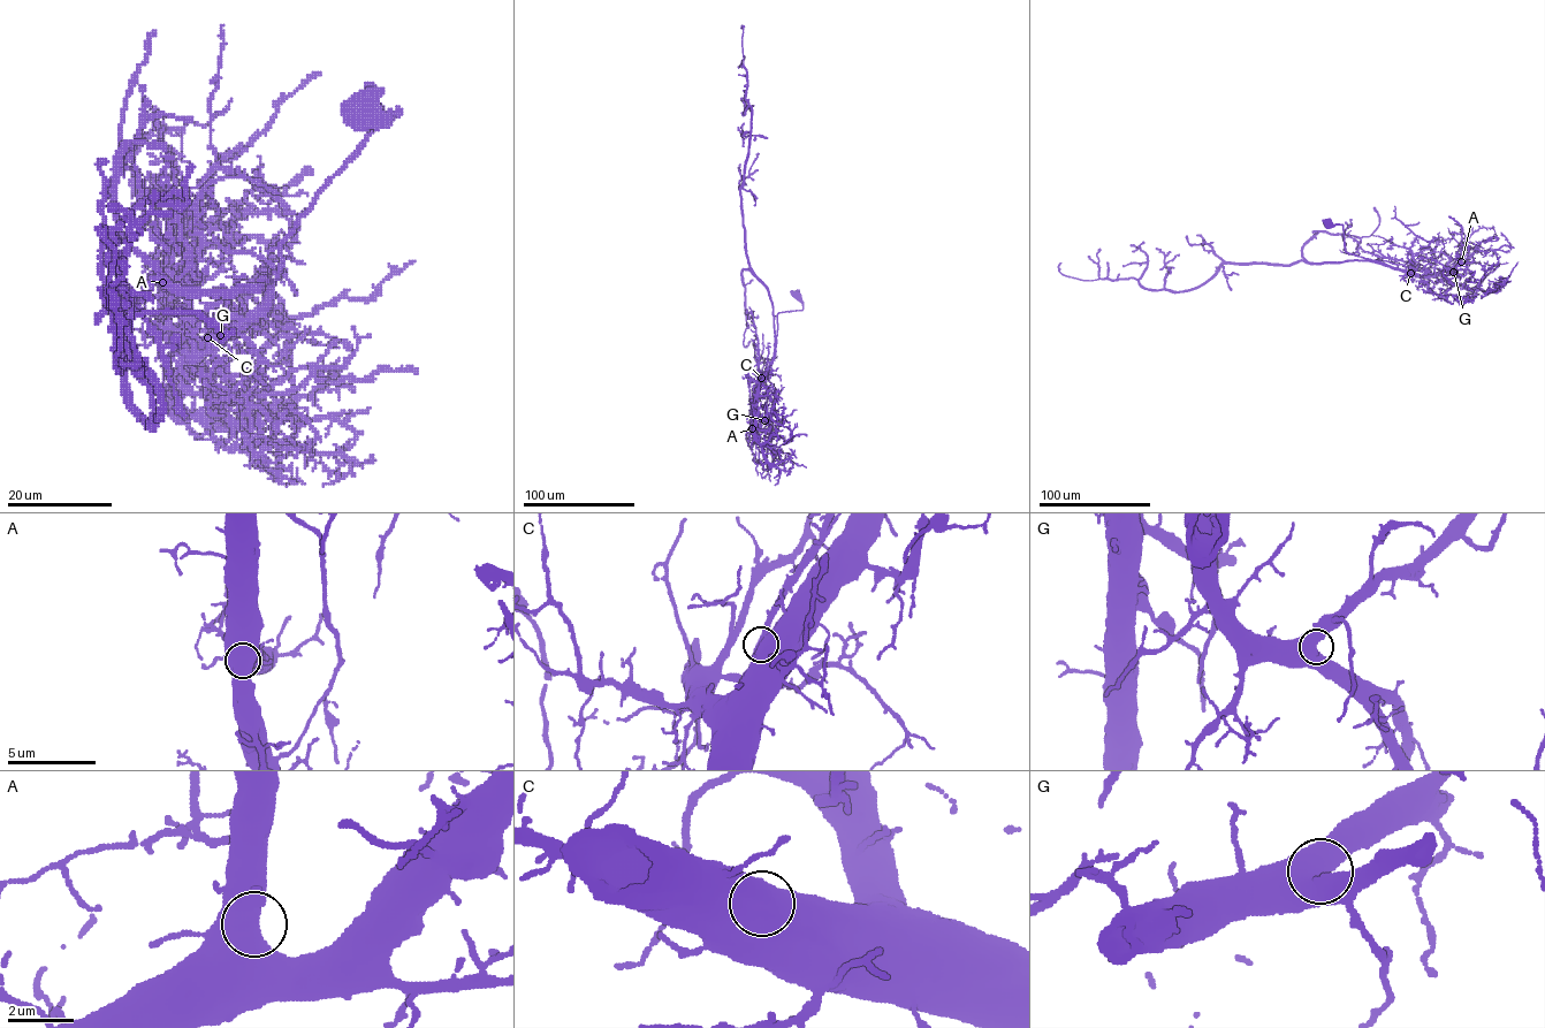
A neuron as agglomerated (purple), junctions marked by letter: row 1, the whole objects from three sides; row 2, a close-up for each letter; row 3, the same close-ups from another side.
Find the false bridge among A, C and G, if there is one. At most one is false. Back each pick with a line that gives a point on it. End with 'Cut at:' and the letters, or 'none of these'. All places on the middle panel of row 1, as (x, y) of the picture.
Cut at: none of these

